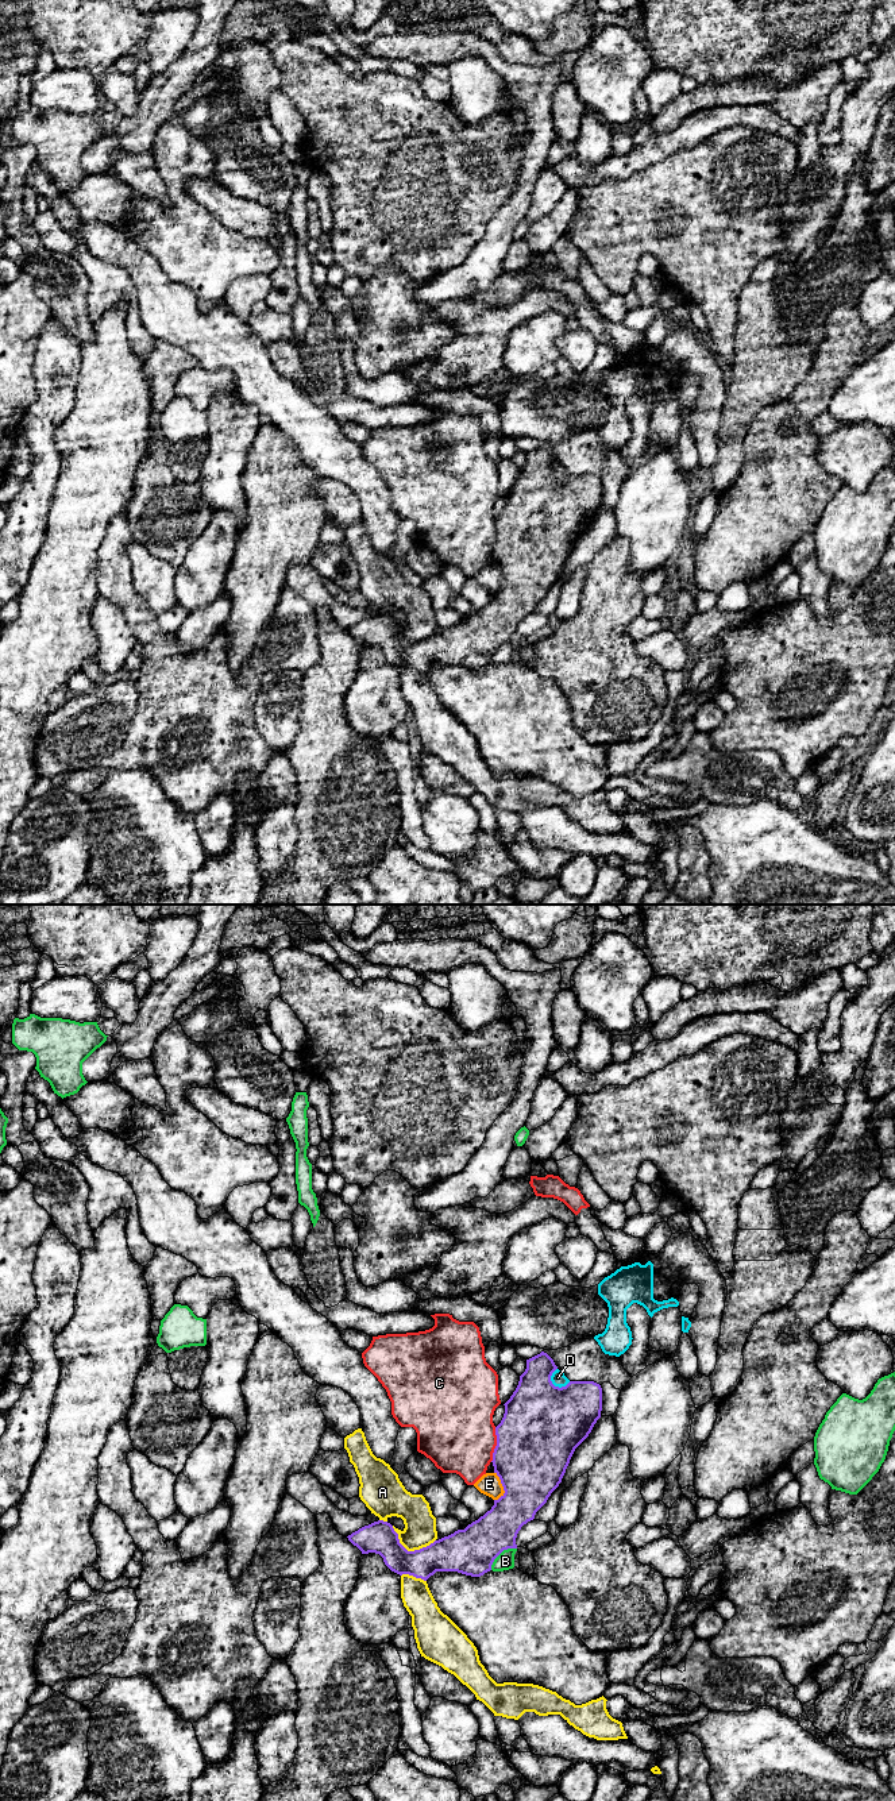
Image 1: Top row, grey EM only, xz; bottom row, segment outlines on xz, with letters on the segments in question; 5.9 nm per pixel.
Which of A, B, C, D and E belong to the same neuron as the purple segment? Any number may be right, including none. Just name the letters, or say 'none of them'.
none of them

